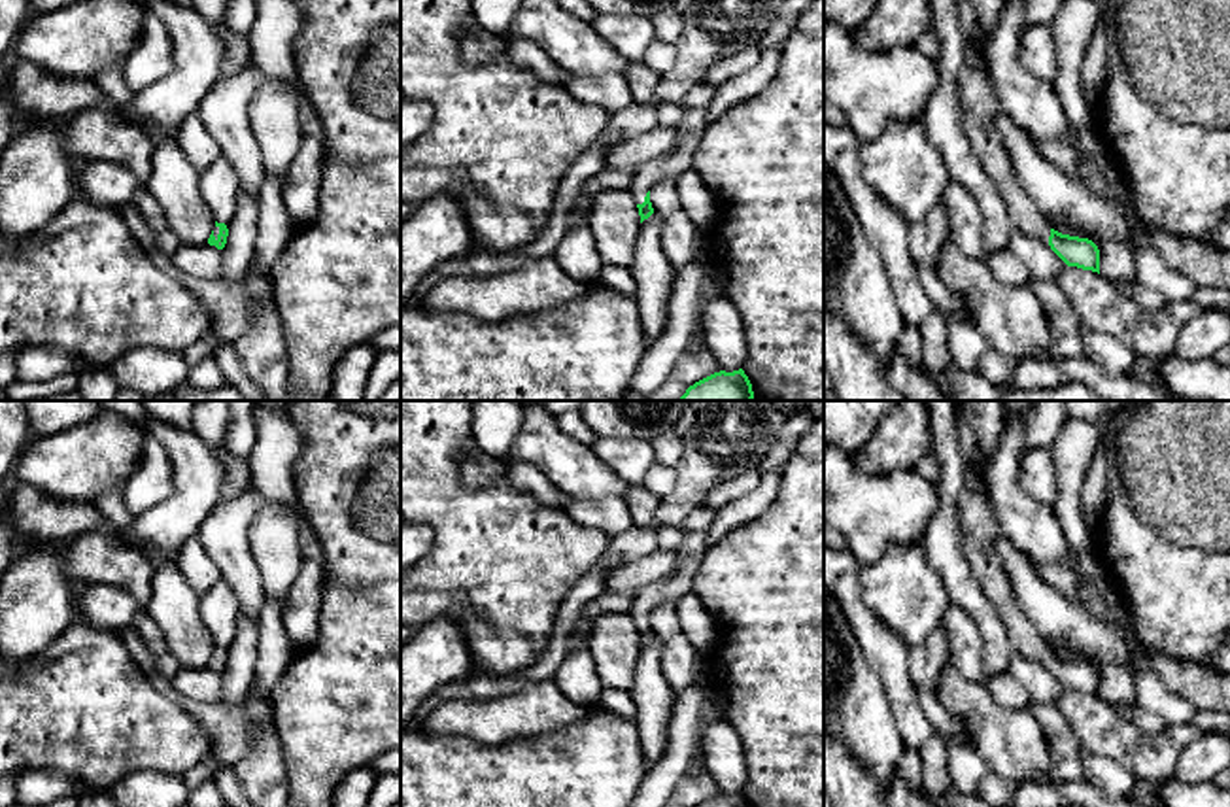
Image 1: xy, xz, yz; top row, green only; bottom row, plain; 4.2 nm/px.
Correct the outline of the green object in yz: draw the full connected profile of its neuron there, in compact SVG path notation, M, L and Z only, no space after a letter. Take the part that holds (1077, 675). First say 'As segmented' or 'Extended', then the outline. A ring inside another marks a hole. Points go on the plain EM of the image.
Extended. M964 488L956 503L956 512L962 554L1005 622L1013 652L1047 665L1068 690L1100 697L1098 669L1088 661L1069 660L1051 652L1047 641L1020 609L1005 565L994 546L1001 531L988 495L973 488Z

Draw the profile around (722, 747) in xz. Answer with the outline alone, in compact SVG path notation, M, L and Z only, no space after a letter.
M714 722L707 728L701 748L705 769L716 781L726 796L743 792L746 784L746 760L741 735L726 722Z

